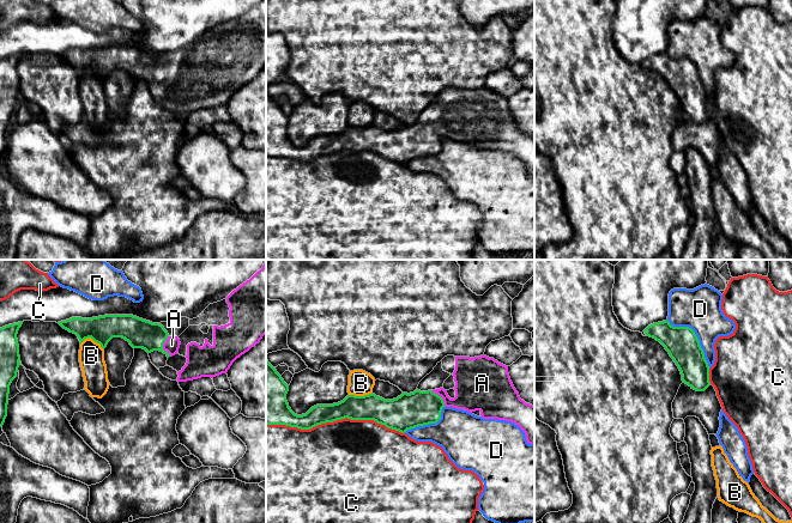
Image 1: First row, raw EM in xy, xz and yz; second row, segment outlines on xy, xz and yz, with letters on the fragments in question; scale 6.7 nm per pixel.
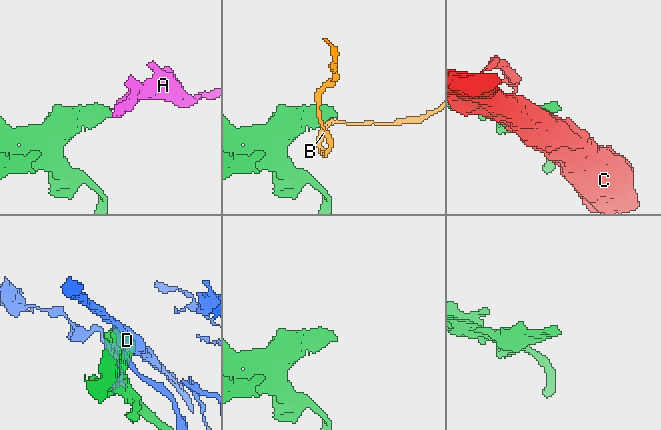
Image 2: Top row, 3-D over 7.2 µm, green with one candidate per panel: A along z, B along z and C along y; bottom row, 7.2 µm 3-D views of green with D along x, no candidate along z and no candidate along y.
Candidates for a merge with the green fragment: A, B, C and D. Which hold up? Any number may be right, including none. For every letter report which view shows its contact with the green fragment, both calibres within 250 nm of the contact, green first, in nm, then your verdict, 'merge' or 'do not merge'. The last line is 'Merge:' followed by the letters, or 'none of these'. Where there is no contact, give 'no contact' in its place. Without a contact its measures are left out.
A: meets green in xy; 190 nm thick on the green side, 110 nm on the other; merge
B: meets green in xy; 180 nm thick on the green side, 180 nm on the other; do not merge
C: meets green in xz; 180 nm thick on the green side, 500 nm on the other; do not merge
D: meets green in yz; 220 nm thick on the green side, 280 nm on the other; do not merge
Merge: A

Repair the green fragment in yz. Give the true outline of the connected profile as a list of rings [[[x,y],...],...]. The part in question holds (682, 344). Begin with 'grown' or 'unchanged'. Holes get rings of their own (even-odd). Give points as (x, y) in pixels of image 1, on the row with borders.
unchanged; [[[663,321],[648,326],[645,334],[659,341],[678,366],[683,383],[696,391],[709,385],[709,366],[695,332],[689,327],[673,327]]]

